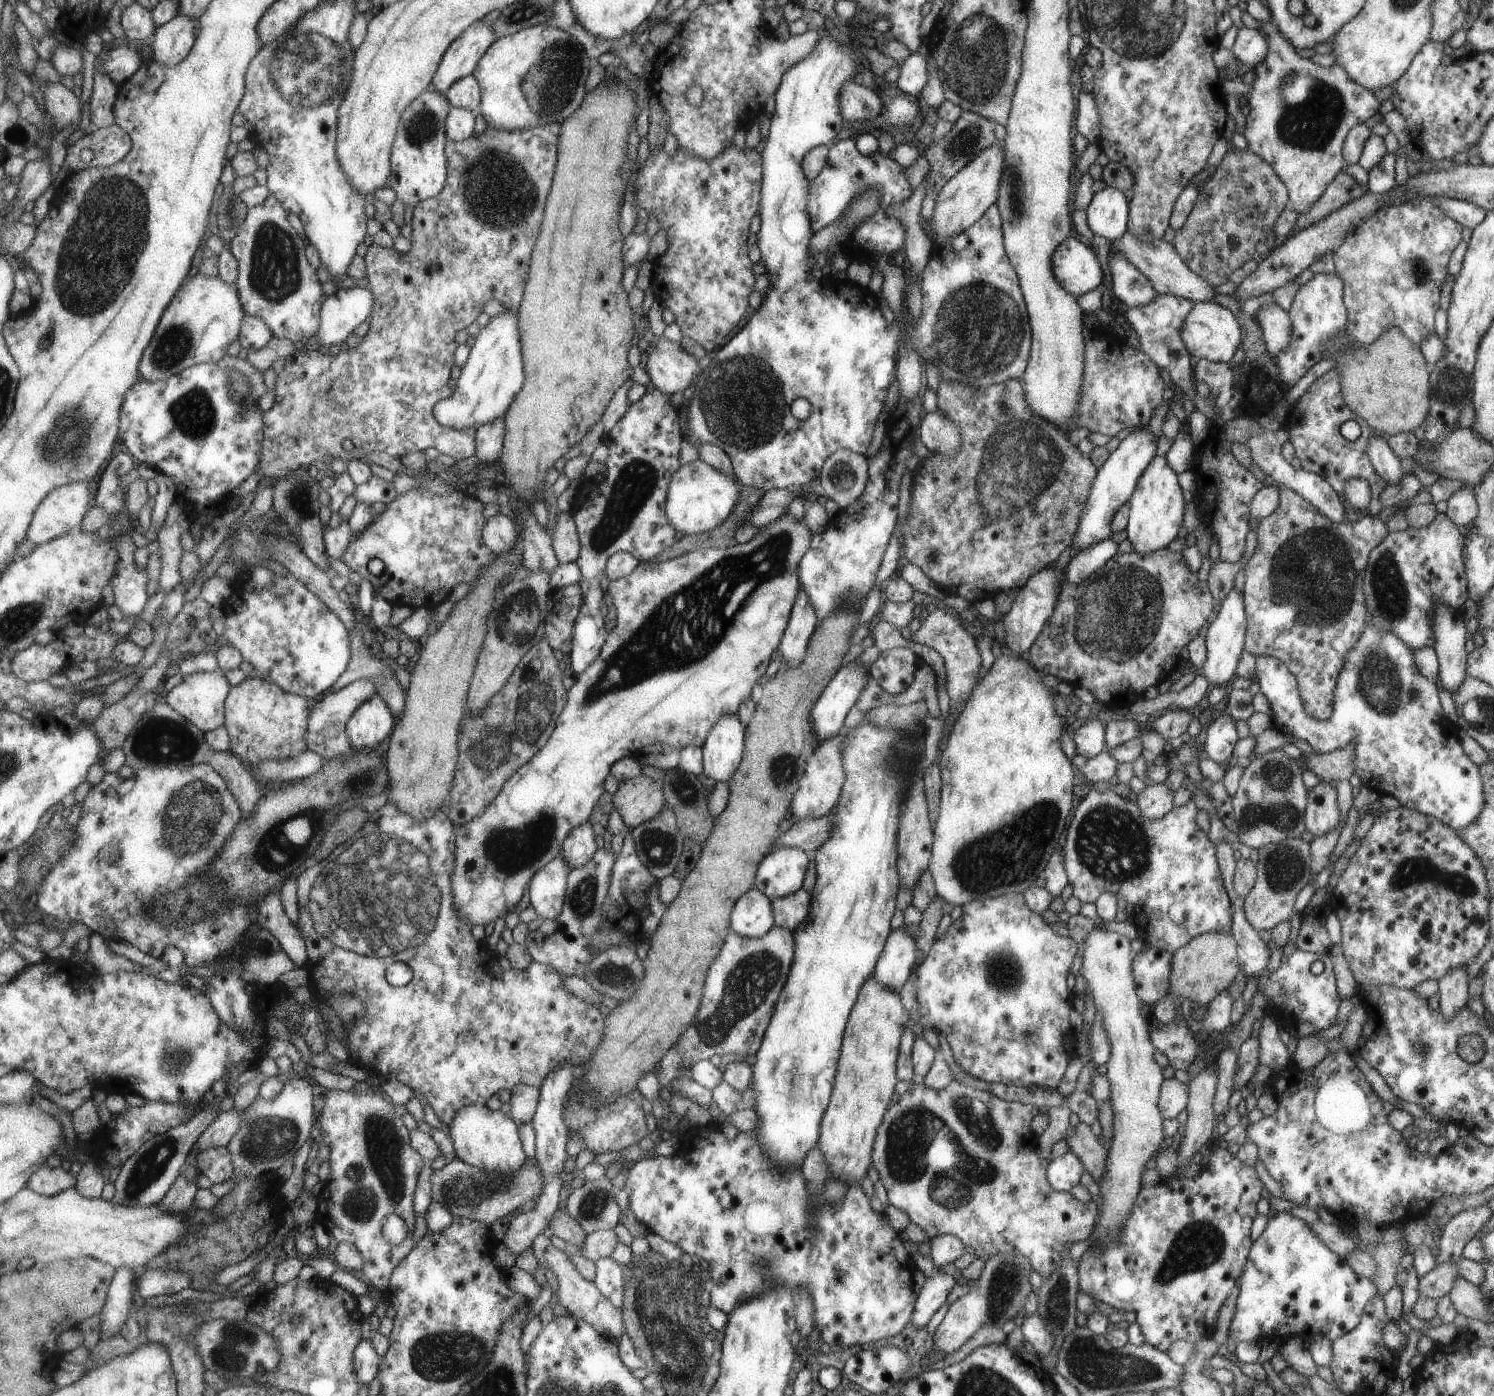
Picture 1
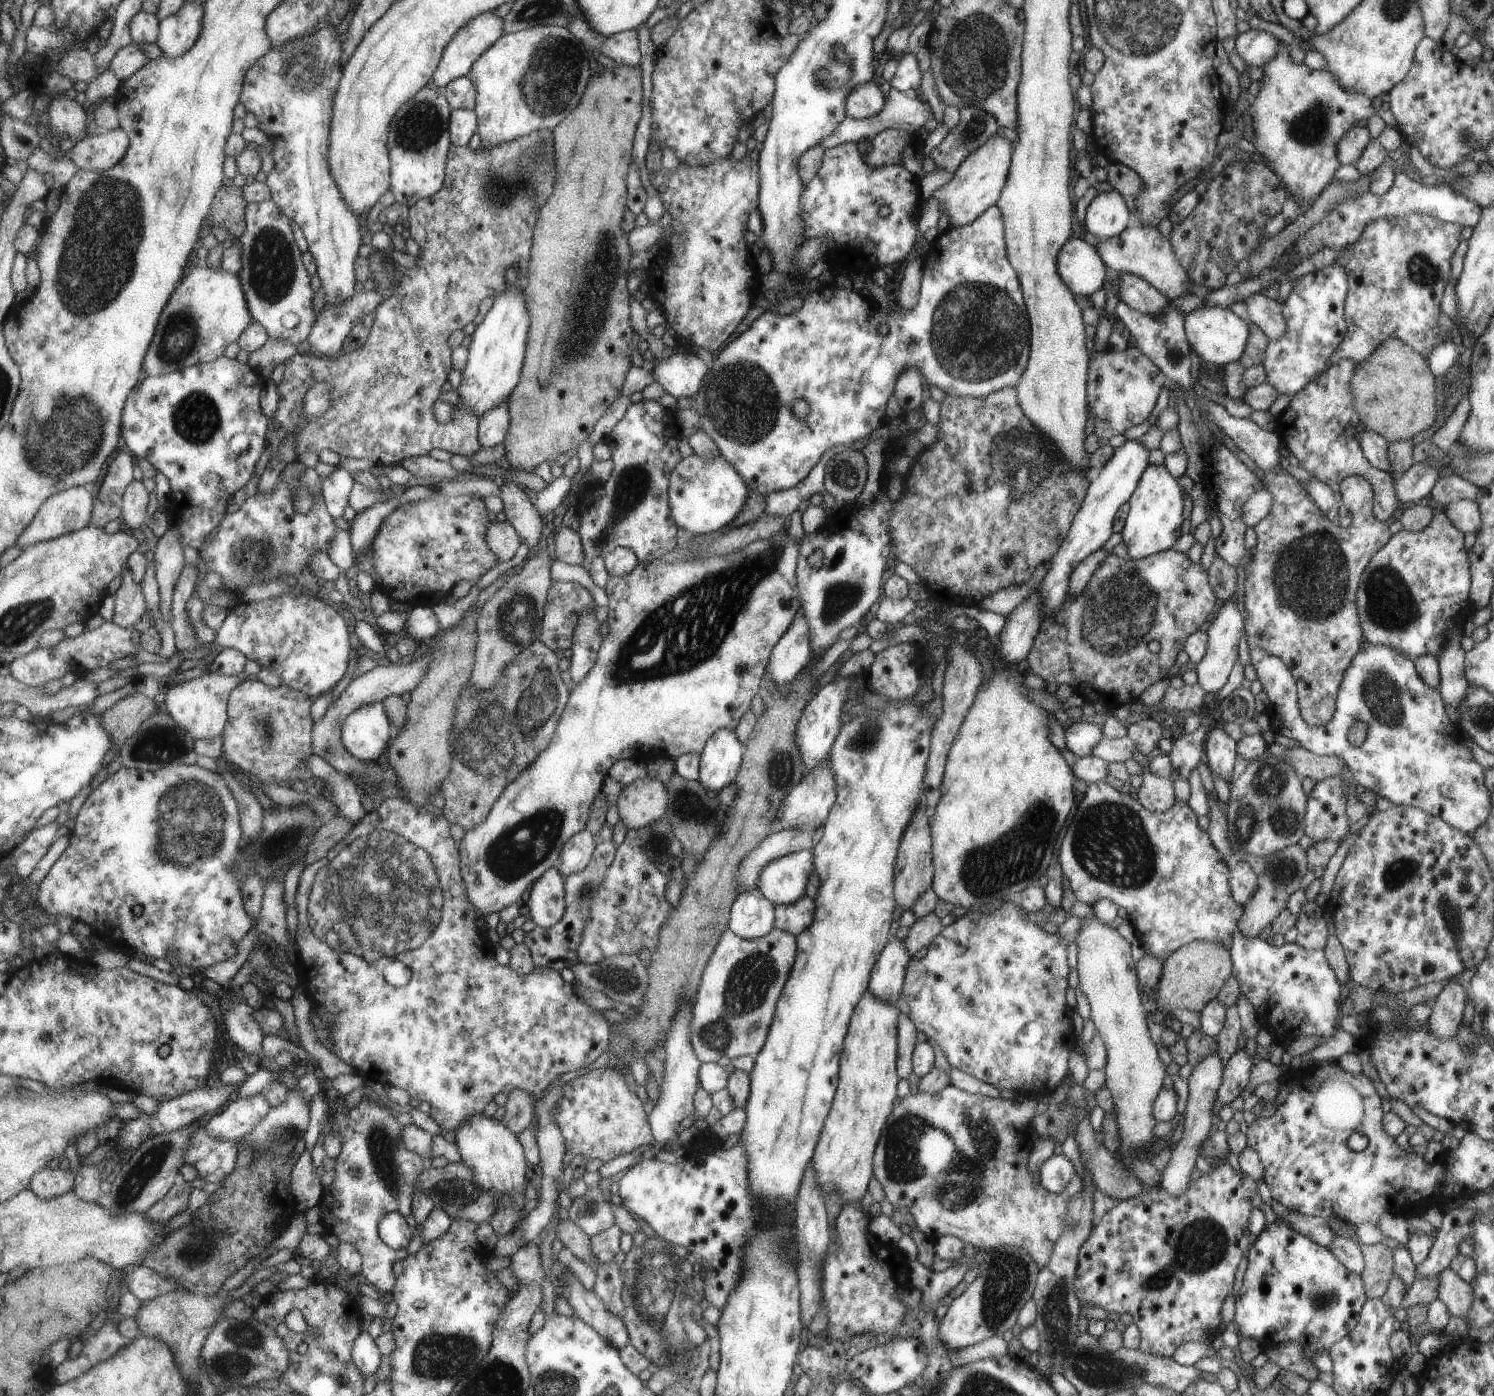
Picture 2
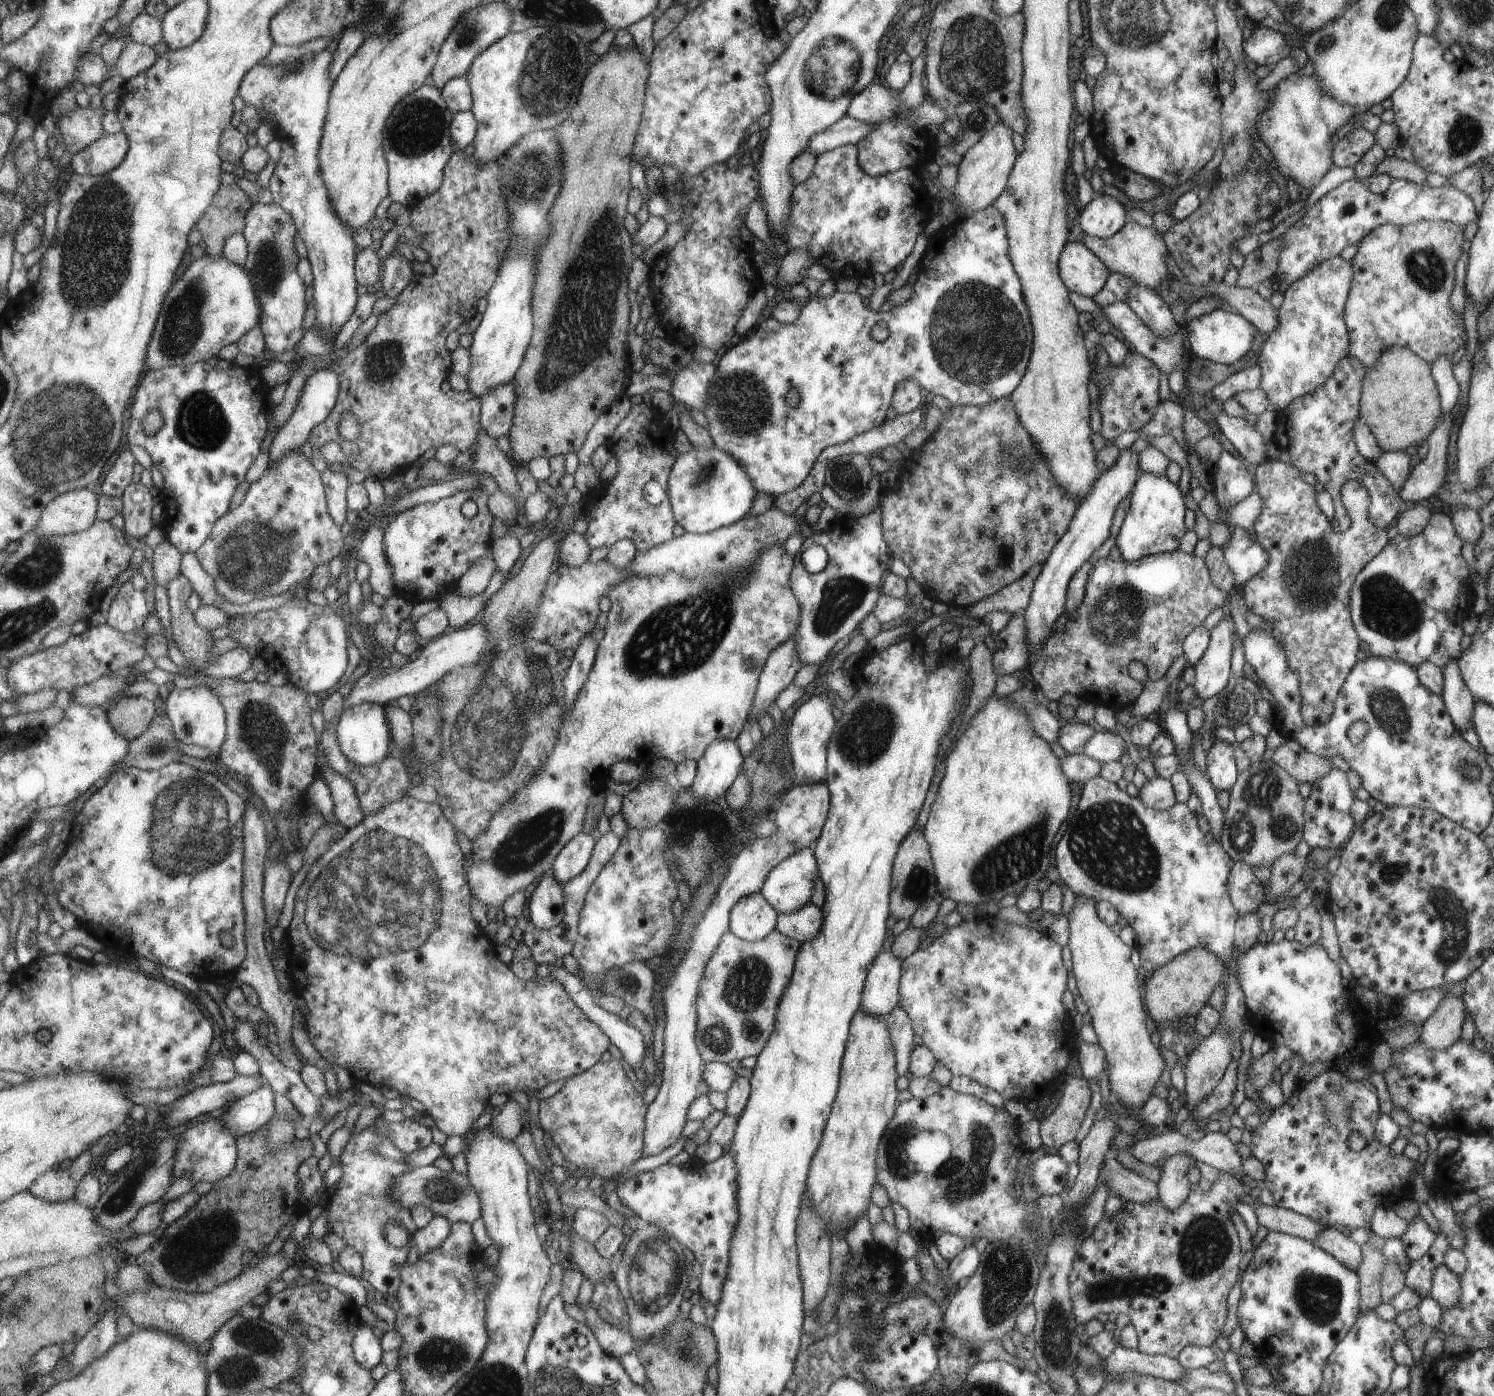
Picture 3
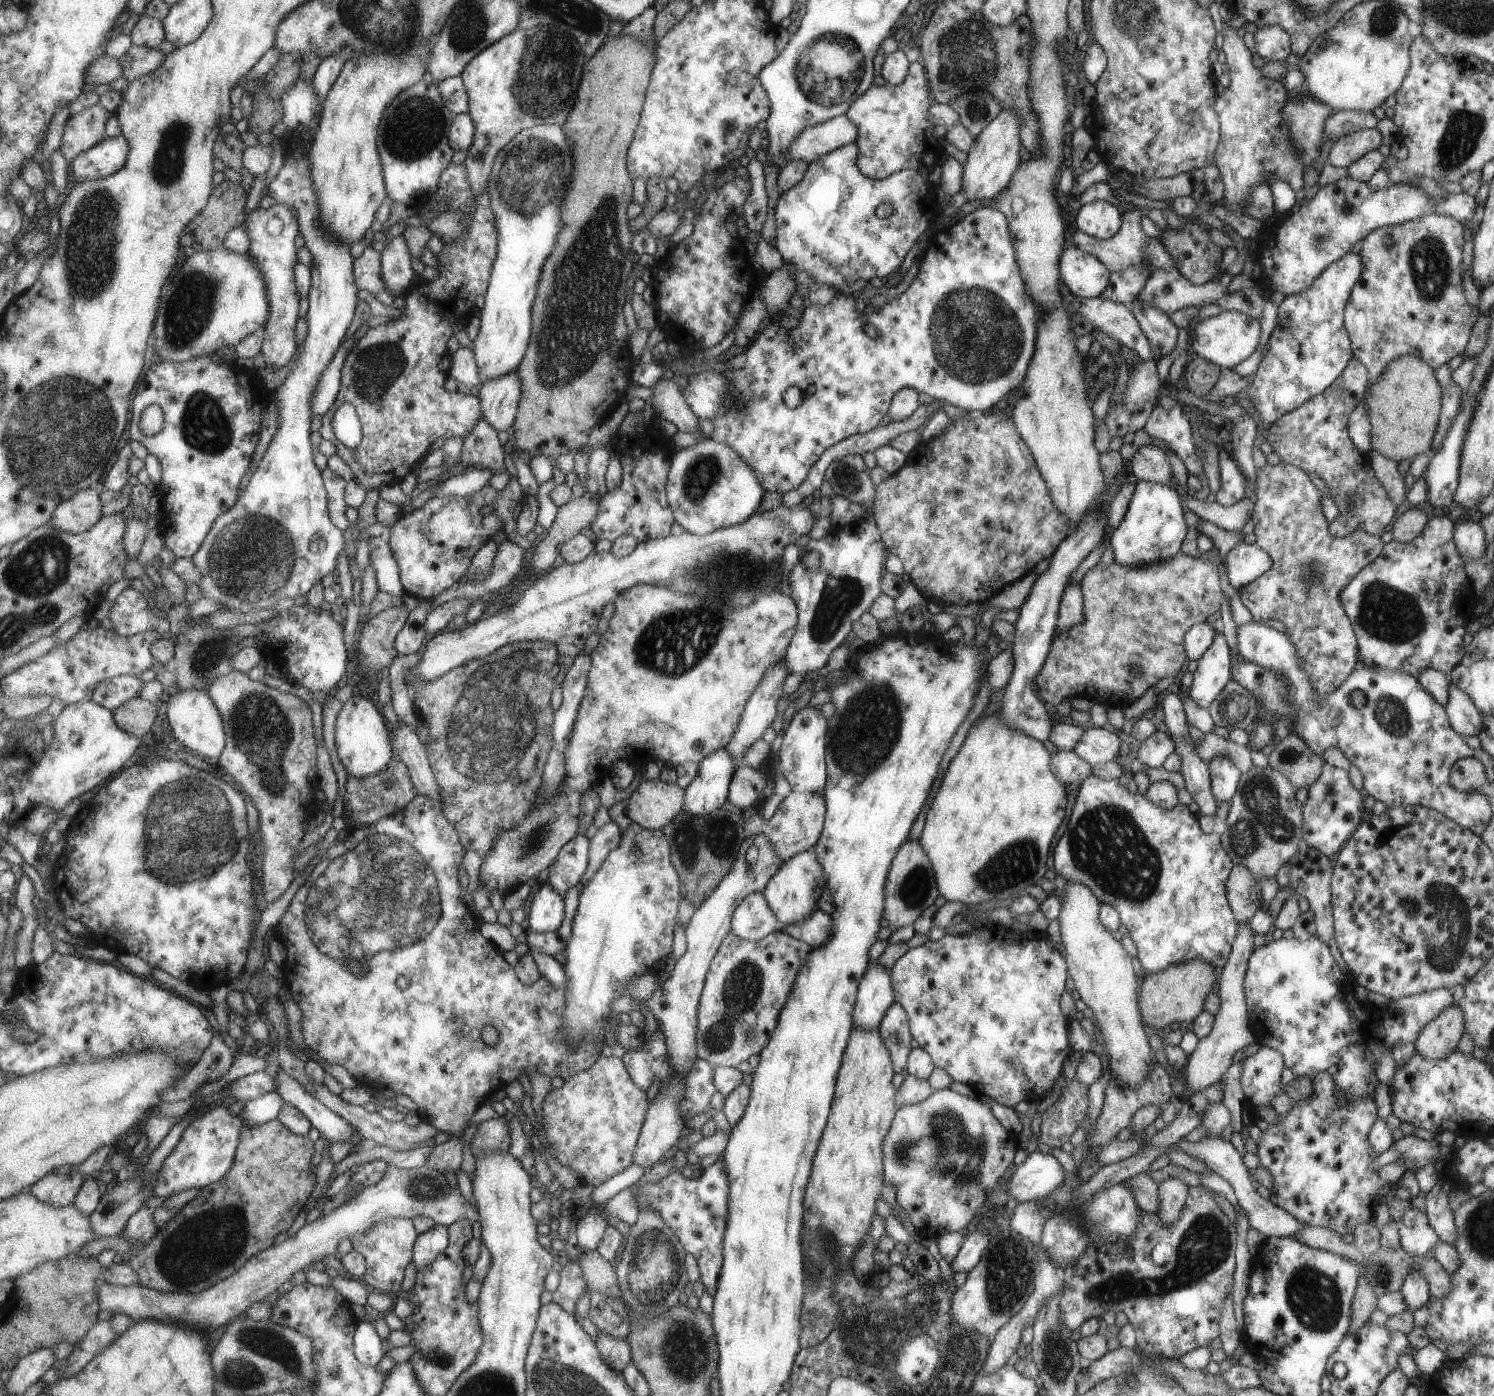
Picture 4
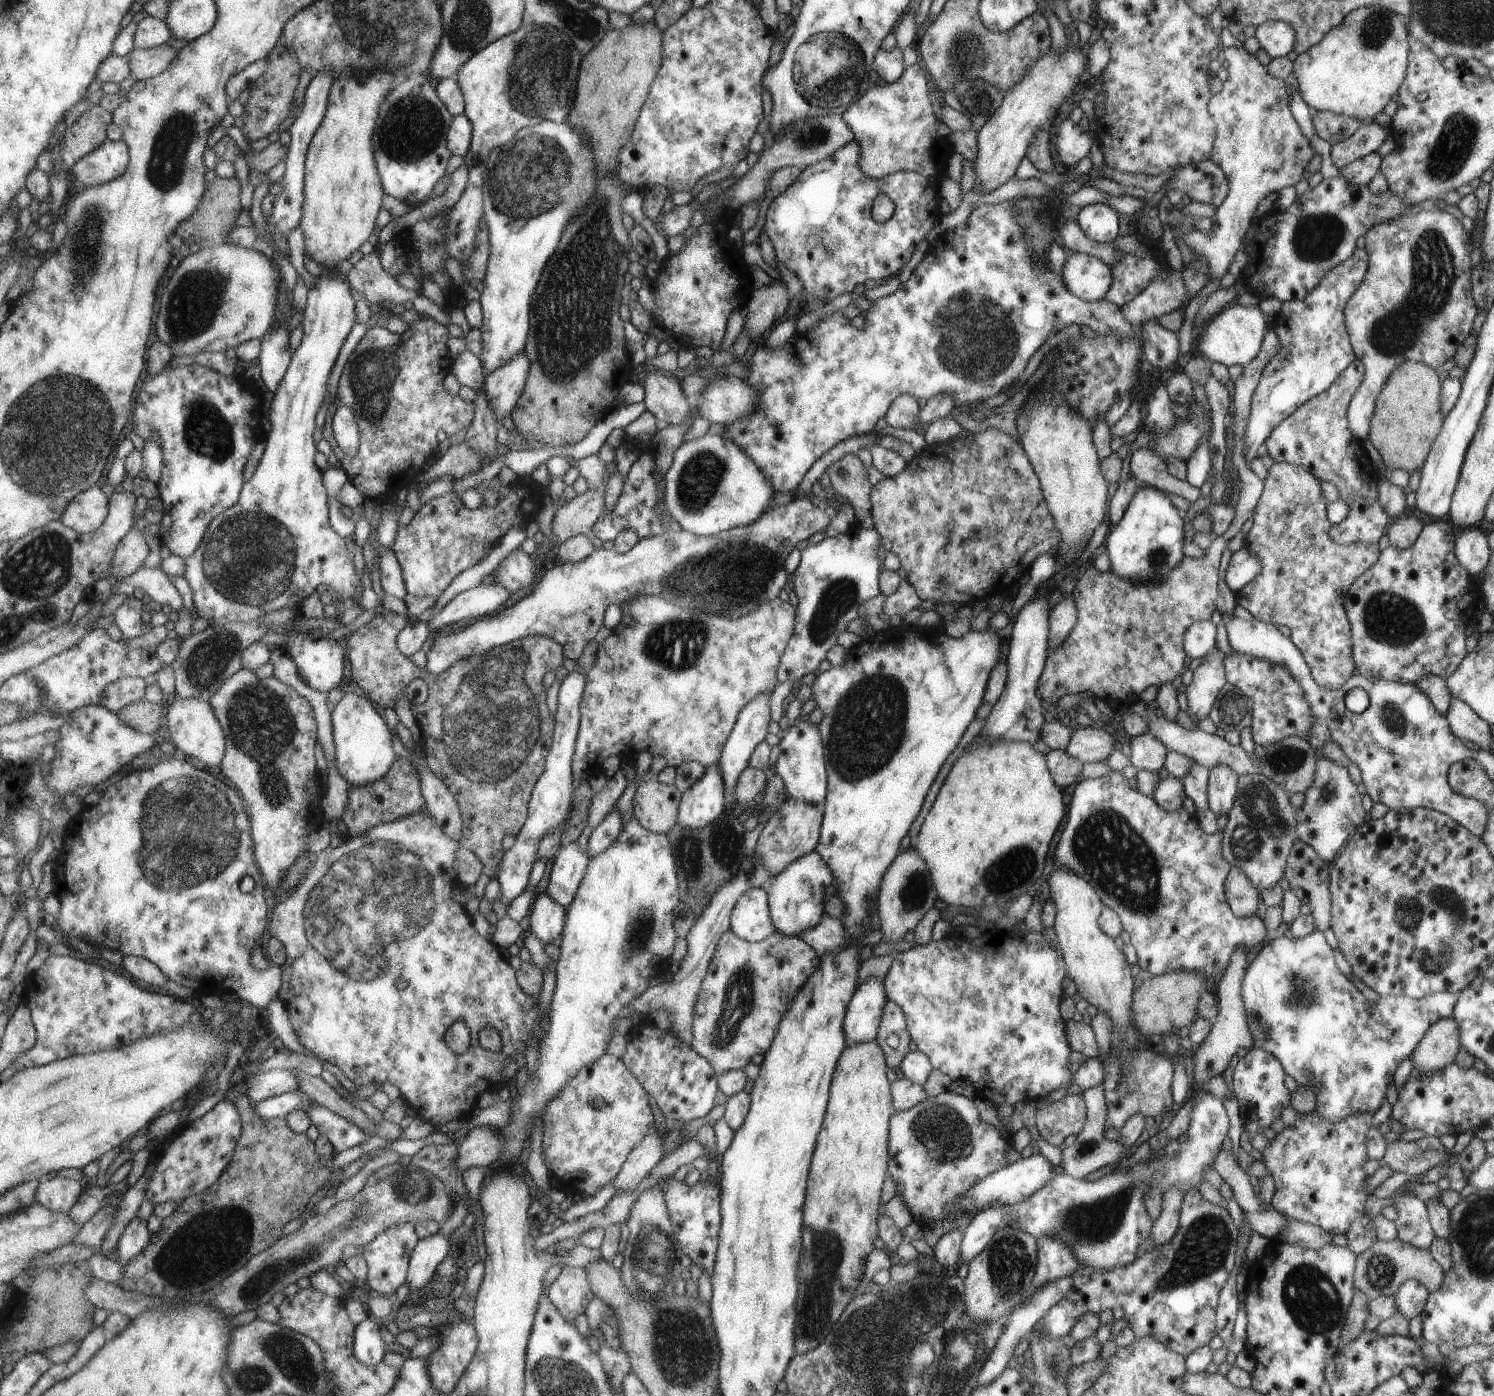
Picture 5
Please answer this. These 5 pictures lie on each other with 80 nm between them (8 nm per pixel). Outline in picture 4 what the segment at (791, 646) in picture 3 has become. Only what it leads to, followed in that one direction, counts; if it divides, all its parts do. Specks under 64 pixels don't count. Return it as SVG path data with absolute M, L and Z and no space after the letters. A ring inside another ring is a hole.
M783 660L775 662L775 666L771 666L767 670L761 684L750 696L745 711L740 717L738 727L735 728L735 733L725 748L729 752L729 756L733 758L736 769L742 766L741 758L743 758L745 750L755 740L761 739L764 730L773 722L781 686L787 676L787 668L783 664Z

